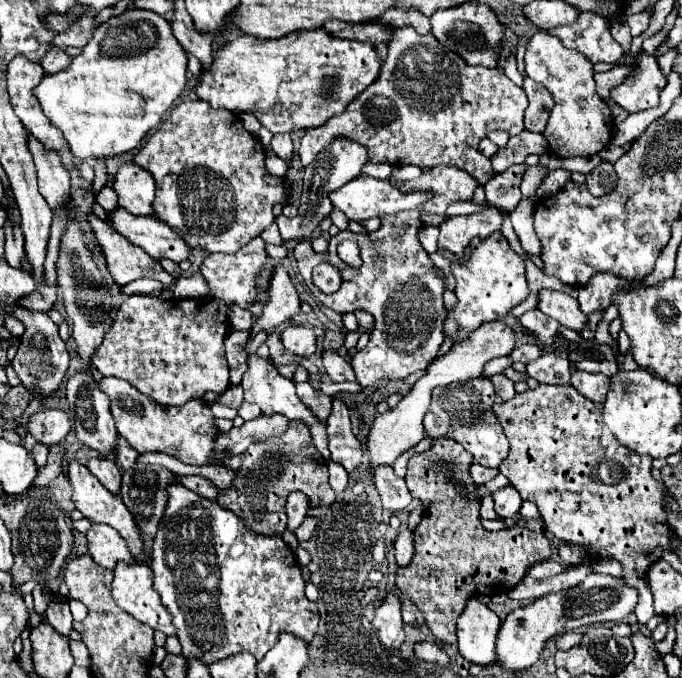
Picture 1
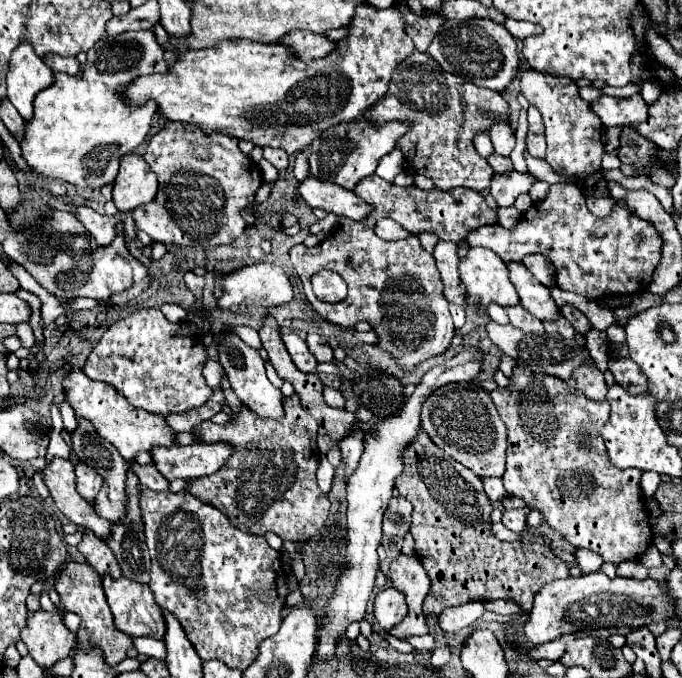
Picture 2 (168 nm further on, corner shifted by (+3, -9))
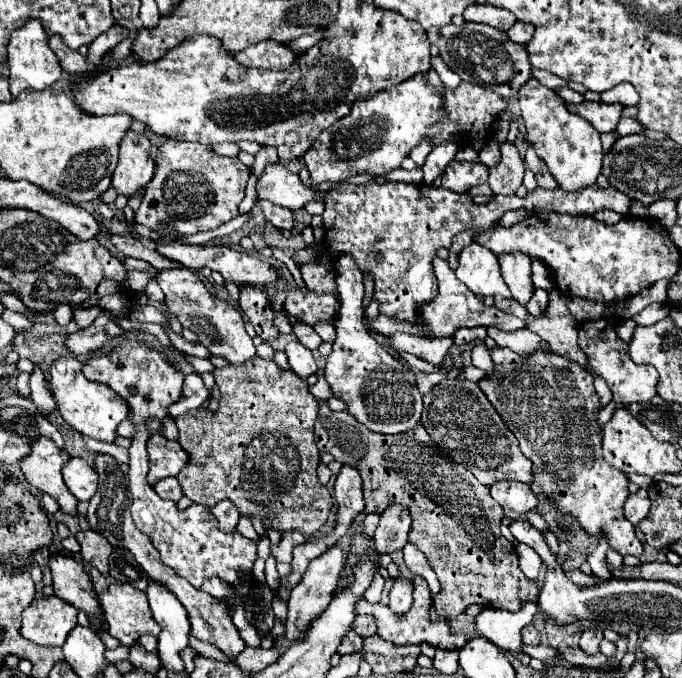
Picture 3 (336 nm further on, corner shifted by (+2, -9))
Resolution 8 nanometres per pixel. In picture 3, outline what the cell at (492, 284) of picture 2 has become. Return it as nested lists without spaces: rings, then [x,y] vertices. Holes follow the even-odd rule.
[[[470,244],[460,252],[460,264],[456,268],[456,276],[474,294],[482,296],[502,294],[506,298],[512,298],[506,282],[502,280],[498,258],[480,244]]]

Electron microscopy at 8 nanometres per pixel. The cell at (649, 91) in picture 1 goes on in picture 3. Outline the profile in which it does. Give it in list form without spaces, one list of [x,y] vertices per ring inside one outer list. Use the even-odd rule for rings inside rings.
[[[582,102],[568,104],[568,110],[586,118],[598,132],[614,132],[616,124],[622,116],[622,104],[606,104],[606,102]]]

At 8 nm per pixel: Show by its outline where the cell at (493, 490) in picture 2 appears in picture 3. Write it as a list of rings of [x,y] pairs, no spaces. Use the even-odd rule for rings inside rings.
[[[514,480],[496,482],[490,486],[490,494],[502,508],[510,508],[520,514],[538,506],[538,498],[532,494],[530,486],[522,482],[514,482]]]

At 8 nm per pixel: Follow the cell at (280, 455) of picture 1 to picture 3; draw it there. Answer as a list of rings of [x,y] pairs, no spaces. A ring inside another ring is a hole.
[[[258,356],[252,362],[248,362],[248,366],[244,366],[244,370],[240,370],[240,366],[230,366],[230,364],[224,366],[222,370],[214,370],[214,380],[218,382],[220,394],[222,394],[220,408],[218,408],[216,414],[204,412],[204,410],[192,410],[188,414],[182,414],[180,418],[174,418],[174,422],[176,422],[178,430],[180,430],[178,442],[180,442],[180,446],[184,450],[190,452],[188,466],[184,466],[184,470],[176,476],[178,482],[180,482],[180,486],[182,486],[184,496],[188,496],[192,502],[206,504],[206,506],[216,506],[216,502],[220,502],[220,500],[230,500],[238,508],[240,516],[248,516],[252,520],[258,514],[260,520],[262,520],[262,524],[268,526],[270,530],[278,530],[282,534],[296,530],[300,534],[304,534],[304,536],[316,536],[320,532],[320,528],[326,524],[326,520],[328,520],[330,510],[332,510],[334,504],[332,504],[330,492],[326,490],[326,486],[320,484],[320,480],[316,476],[316,468],[320,464],[320,450],[318,450],[318,446],[314,442],[314,422],[318,418],[318,406],[316,406],[316,398],[308,390],[306,380],[300,380],[298,374],[292,374],[292,370],[280,372],[280,368],[276,366],[274,360],[264,360],[264,358],[258,358]]]

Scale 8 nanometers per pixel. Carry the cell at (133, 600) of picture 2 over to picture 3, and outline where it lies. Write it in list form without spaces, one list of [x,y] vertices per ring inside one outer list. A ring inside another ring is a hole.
[[[92,568],[88,574],[90,574],[92,582],[94,582],[94,590],[96,590],[100,606],[104,610],[104,620],[108,622],[108,632],[114,638],[118,638],[126,646],[132,646],[142,634],[152,634],[152,636],[160,634],[160,626],[152,618],[146,592],[134,588],[132,584],[124,584],[124,582],[112,578],[112,576],[102,576],[96,568]]]

